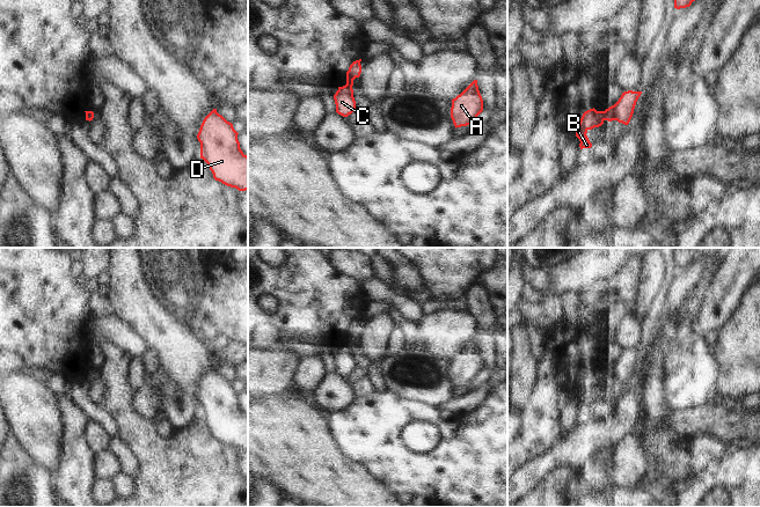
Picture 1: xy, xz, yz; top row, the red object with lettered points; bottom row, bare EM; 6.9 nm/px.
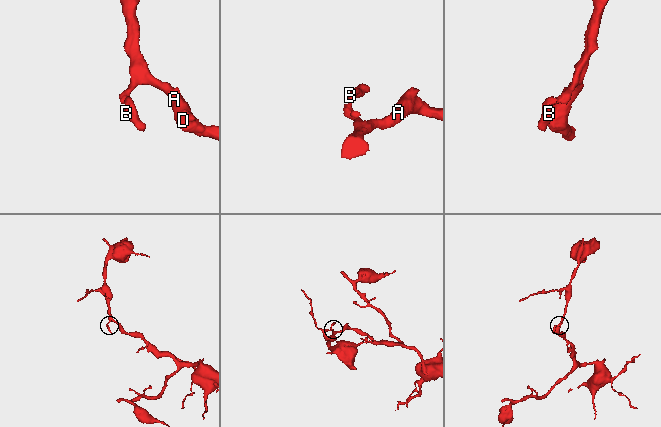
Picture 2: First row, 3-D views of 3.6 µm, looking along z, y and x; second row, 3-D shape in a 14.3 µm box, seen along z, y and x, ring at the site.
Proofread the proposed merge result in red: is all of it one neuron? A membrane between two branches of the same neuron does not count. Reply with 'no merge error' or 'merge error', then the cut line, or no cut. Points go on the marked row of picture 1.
merge error; cut yz (604, 111), (606, 119)

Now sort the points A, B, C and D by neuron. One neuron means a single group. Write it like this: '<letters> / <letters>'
A C D / B

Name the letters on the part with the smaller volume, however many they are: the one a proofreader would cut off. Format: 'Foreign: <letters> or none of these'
Foreign: B

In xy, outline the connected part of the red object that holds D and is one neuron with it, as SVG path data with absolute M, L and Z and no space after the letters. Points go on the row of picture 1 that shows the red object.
M213 109L203 120L197 139L200 142L200 159L213 174L215 181L248 190L248 156L243 154L238 140L238 132Z

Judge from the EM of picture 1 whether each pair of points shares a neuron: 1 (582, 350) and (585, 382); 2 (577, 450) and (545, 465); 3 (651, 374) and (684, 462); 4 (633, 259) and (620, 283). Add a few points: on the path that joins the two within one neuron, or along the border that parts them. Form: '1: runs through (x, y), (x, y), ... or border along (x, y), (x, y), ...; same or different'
1: border along (593, 366), (583, 373), (575, 392); different
2: runs through (569, 450), (563, 450), (553, 457); same
3: runs through (653, 396), (653, 433), (662, 442); same
4: runs through (633, 265), (626, 277); same

